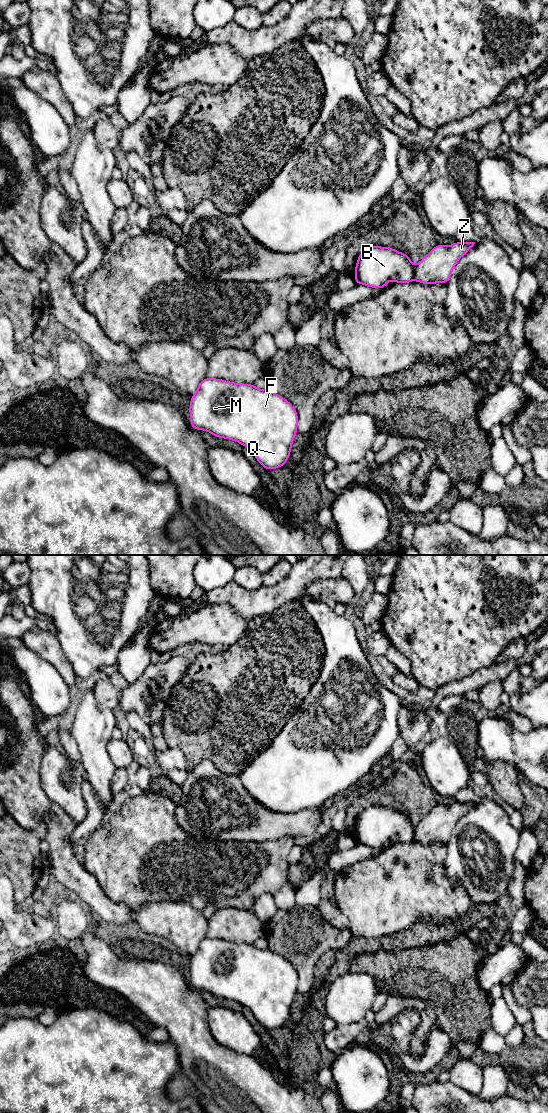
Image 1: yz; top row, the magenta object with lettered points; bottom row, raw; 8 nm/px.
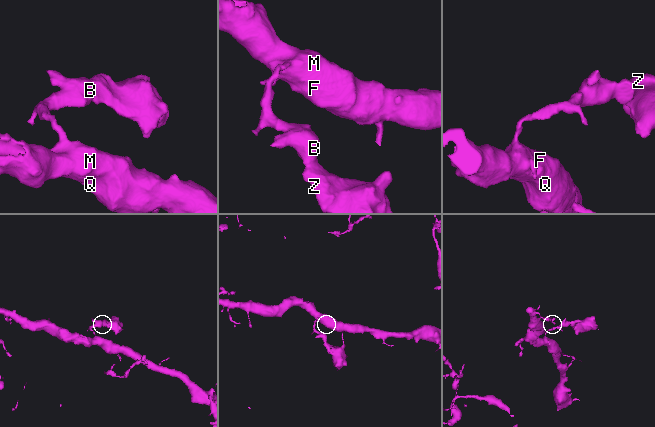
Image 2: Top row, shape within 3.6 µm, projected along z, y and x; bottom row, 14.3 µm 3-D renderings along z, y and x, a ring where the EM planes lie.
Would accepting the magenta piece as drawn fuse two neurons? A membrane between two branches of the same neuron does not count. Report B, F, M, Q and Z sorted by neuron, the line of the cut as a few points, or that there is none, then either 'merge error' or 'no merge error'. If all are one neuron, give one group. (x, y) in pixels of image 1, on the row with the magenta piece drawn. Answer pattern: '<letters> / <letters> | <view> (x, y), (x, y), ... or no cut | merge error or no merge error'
B F M Q / Z | yz (415, 266), (413, 279) | merge error

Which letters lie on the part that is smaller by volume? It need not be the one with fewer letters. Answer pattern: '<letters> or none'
Z

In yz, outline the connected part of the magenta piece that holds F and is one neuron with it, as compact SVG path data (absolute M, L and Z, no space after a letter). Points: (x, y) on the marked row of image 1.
M205 377L190 396L190 426L205 430L217 438L229 439L249 448L266 470L283 467L290 458L298 434L298 413L285 398L269 388L262 390L254 384L234 383Z

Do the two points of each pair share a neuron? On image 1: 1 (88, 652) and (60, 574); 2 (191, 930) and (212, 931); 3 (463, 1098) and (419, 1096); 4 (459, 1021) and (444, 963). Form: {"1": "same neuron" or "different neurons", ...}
{"1": "same neuron", "2": "different neurons", "3": "same neuron", "4": "same neuron"}

